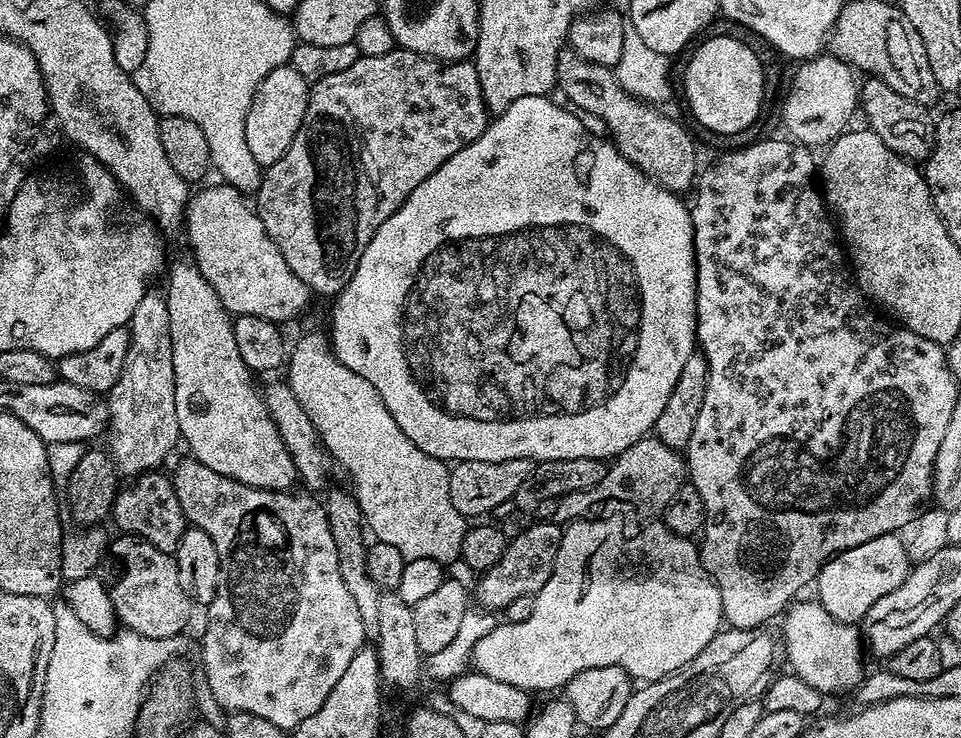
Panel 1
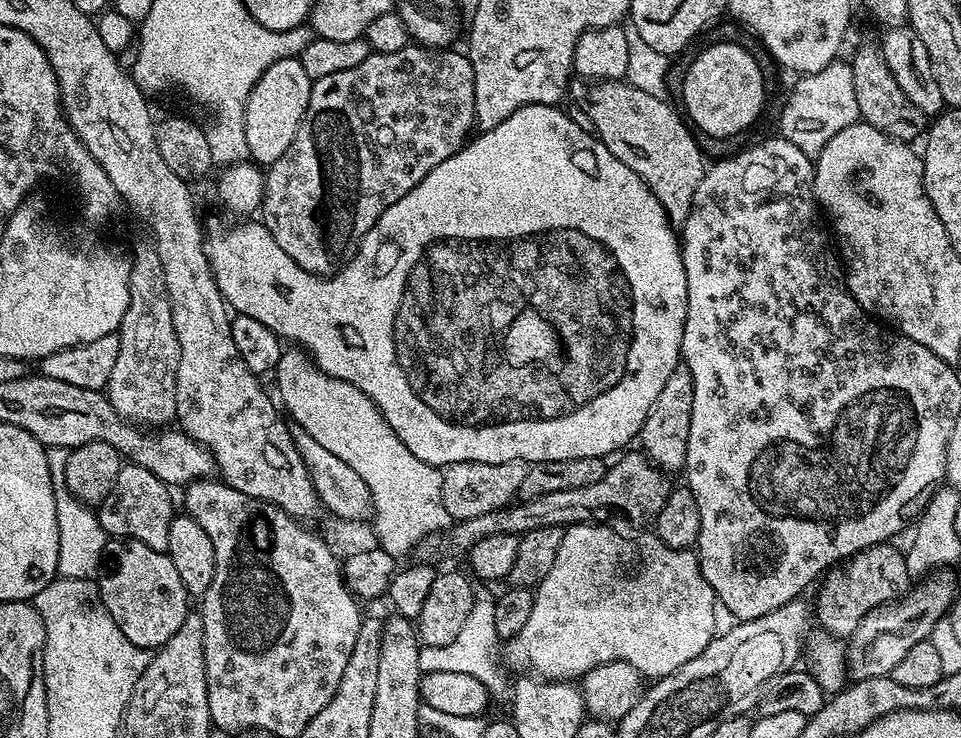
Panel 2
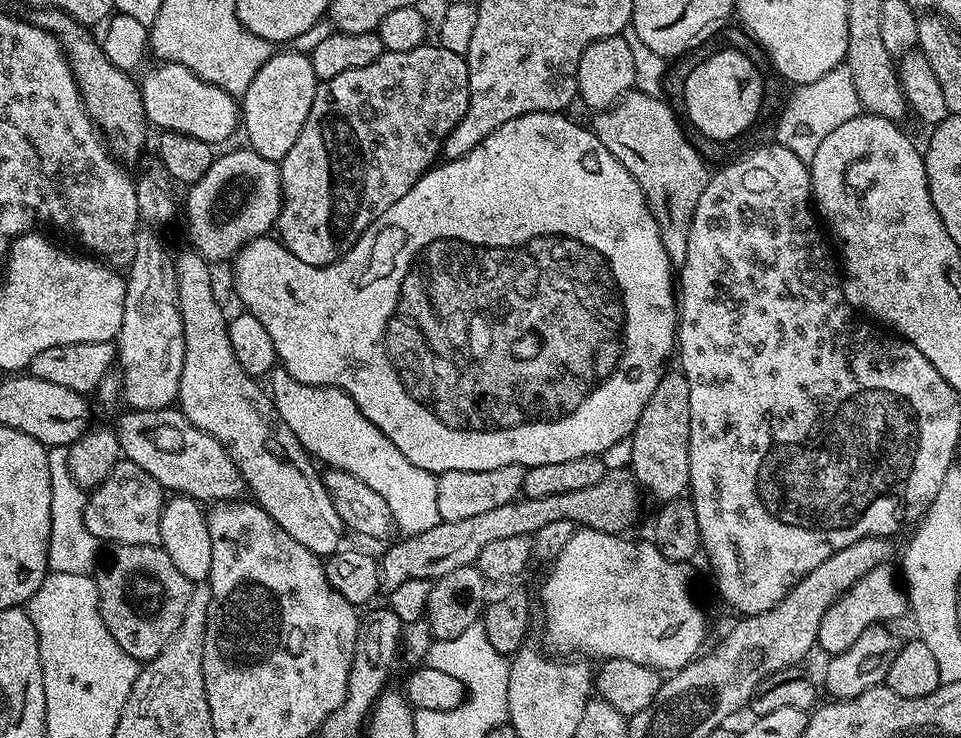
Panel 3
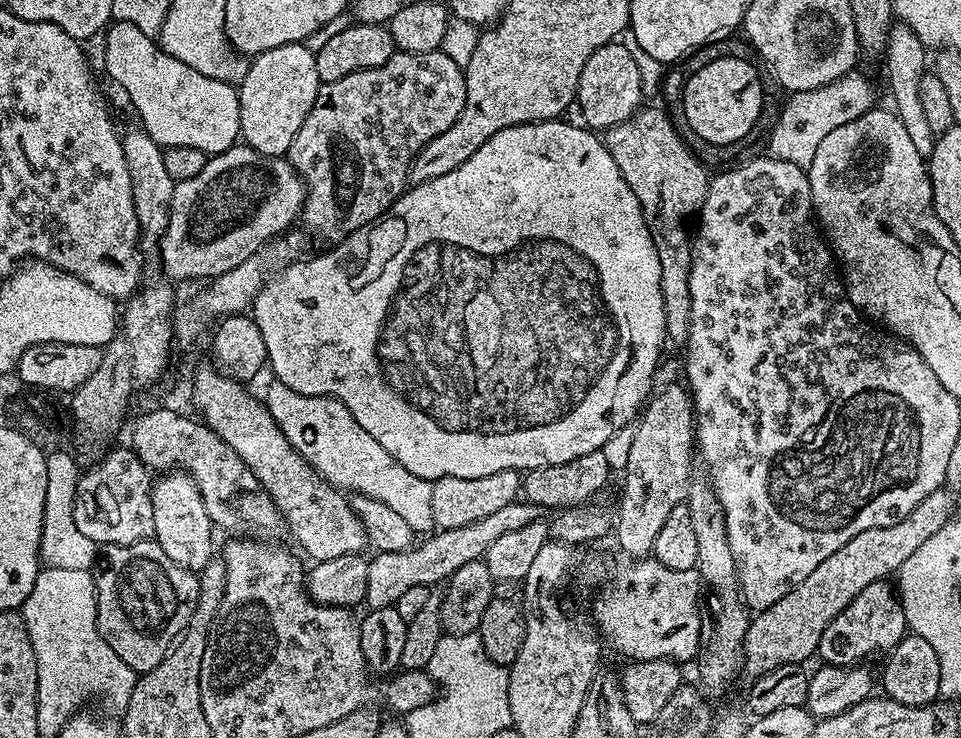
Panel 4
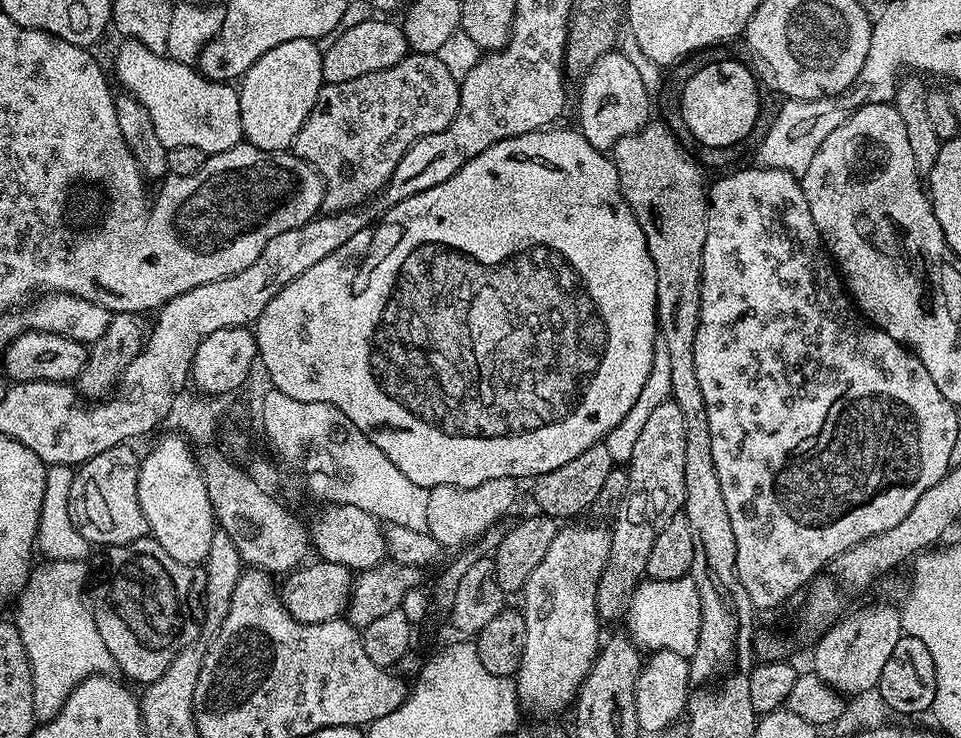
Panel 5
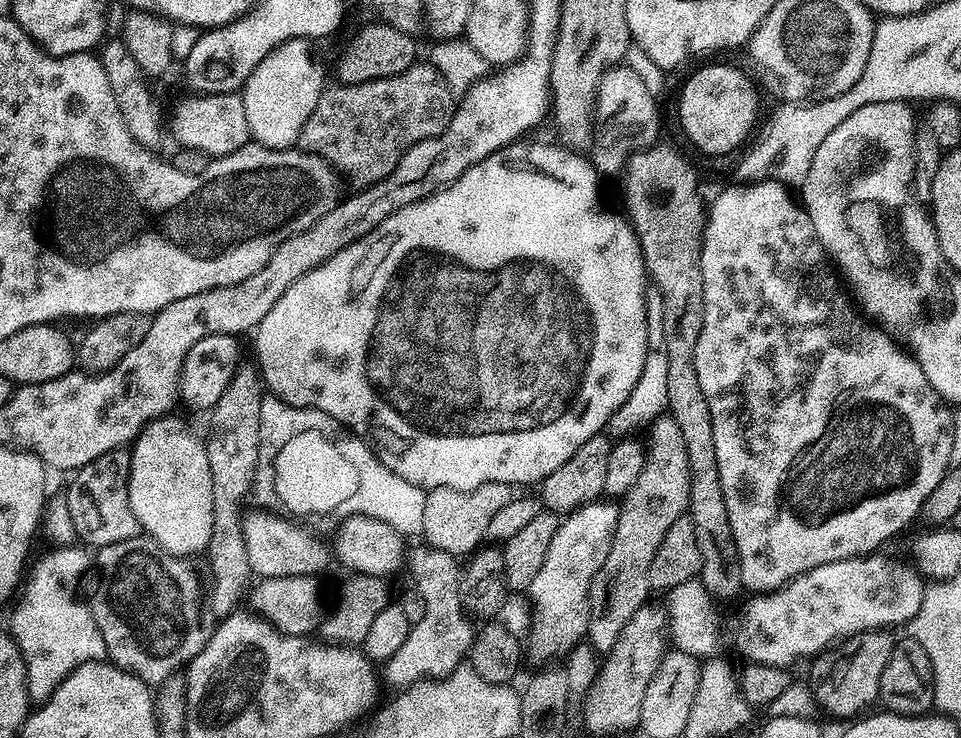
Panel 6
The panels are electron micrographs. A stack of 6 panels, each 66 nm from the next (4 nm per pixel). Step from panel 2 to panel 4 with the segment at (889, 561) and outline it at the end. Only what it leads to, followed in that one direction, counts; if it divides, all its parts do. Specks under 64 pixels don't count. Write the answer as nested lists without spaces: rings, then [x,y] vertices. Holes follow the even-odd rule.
[[[876,580],[822,634],[822,642],[818,649],[818,656],[824,664],[838,664],[841,666],[856,666],[867,656],[875,652],[887,653],[908,632],[908,623],[904,617],[904,611],[900,605],[900,598],[895,587],[883,580]]]

